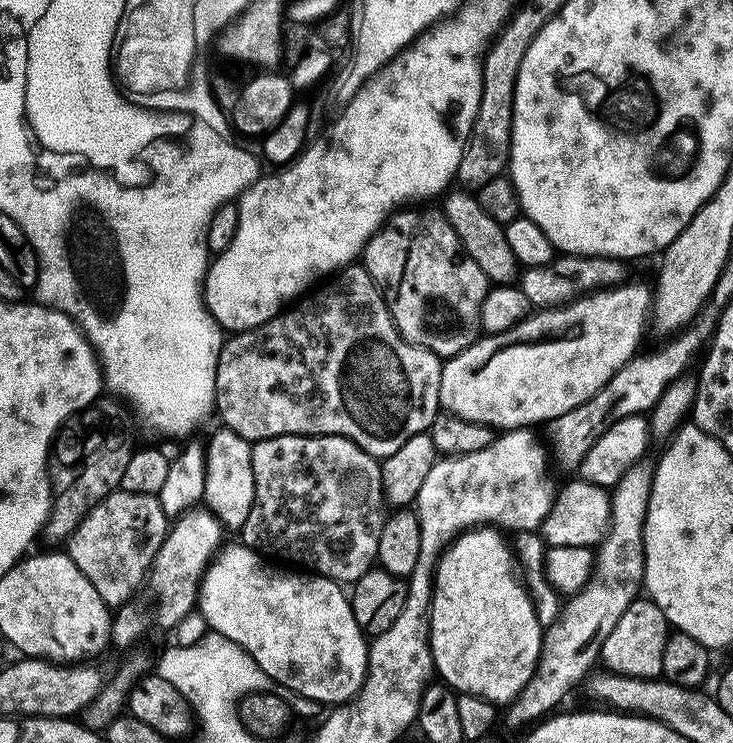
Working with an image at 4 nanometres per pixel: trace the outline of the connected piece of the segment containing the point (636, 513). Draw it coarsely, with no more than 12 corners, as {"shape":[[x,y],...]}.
{"shape":[[654,471],[611,489],[594,578],[542,636],[536,675],[510,723],[553,713],[593,671],[644,582]]}

